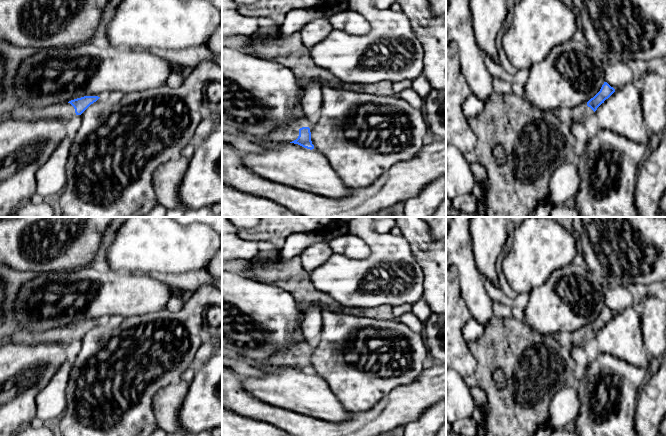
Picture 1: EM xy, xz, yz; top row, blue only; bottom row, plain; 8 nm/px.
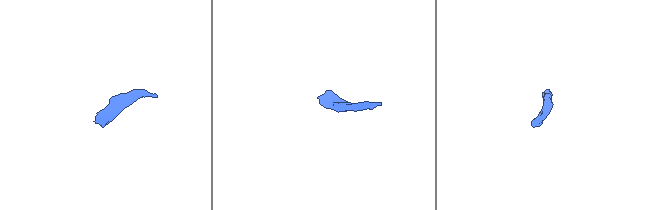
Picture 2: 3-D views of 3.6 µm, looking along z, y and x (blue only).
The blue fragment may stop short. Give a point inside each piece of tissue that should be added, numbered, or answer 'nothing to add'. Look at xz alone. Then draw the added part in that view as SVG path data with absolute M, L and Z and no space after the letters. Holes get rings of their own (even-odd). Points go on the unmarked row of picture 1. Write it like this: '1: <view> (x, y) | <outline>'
1: xz (290, 356) | M292 346L284 351L280 351L276 353L274 356L267 360L252 360L248 358L244 358L242 356L238 356L235 353L224 351L222 355L230 356L232 358L236 358L238 360L242 360L249 365L258 368L267 368L267 367L274 367L274 366L292 366L296 364L299 360L299 351L296 347Z

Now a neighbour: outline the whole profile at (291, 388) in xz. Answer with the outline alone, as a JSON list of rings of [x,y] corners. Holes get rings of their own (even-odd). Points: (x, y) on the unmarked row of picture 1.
[[[284,366],[280,371],[266,372],[257,377],[245,377],[241,382],[250,395],[275,407],[332,423],[343,423],[354,415],[344,408],[326,380],[315,373],[310,374],[298,368]]]

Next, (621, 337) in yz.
[[[632,307],[606,323],[594,336],[598,353],[609,354],[631,365],[647,369],[649,357],[641,334],[641,313]]]

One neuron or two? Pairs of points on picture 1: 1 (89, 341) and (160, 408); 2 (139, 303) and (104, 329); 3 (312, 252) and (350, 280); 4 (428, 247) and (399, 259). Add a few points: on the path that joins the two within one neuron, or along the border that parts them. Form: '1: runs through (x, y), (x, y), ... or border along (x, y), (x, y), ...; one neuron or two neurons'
1: border along (169, 384), (153, 398), (156, 424); two neurons
2: border along (144, 314), (136, 316), (107, 316), (100, 321); two neurons
3: border along (332, 253), (325, 261), (309, 272); two neurons
4: border along (401, 236), (408, 243), (411, 254), (424, 274); two neurons

